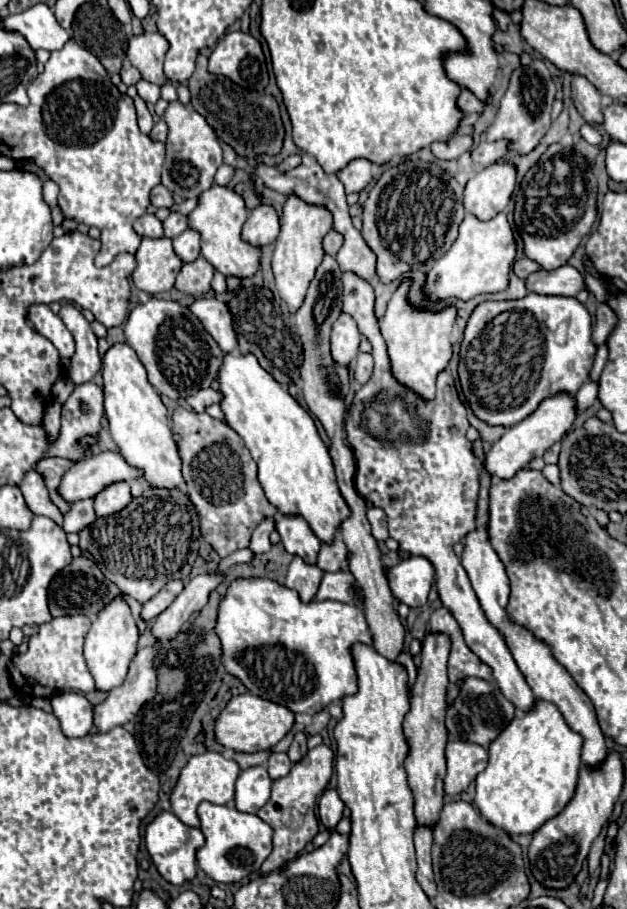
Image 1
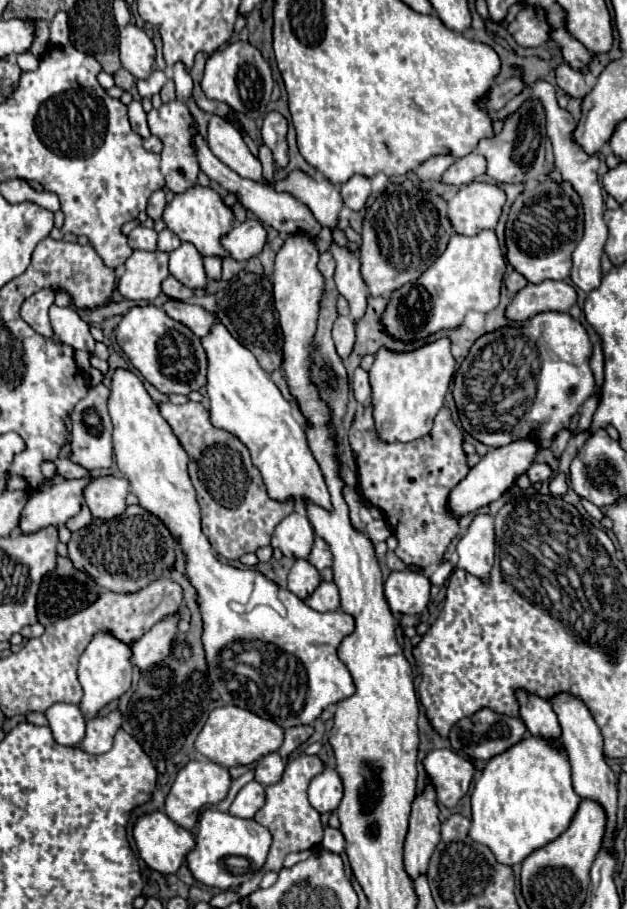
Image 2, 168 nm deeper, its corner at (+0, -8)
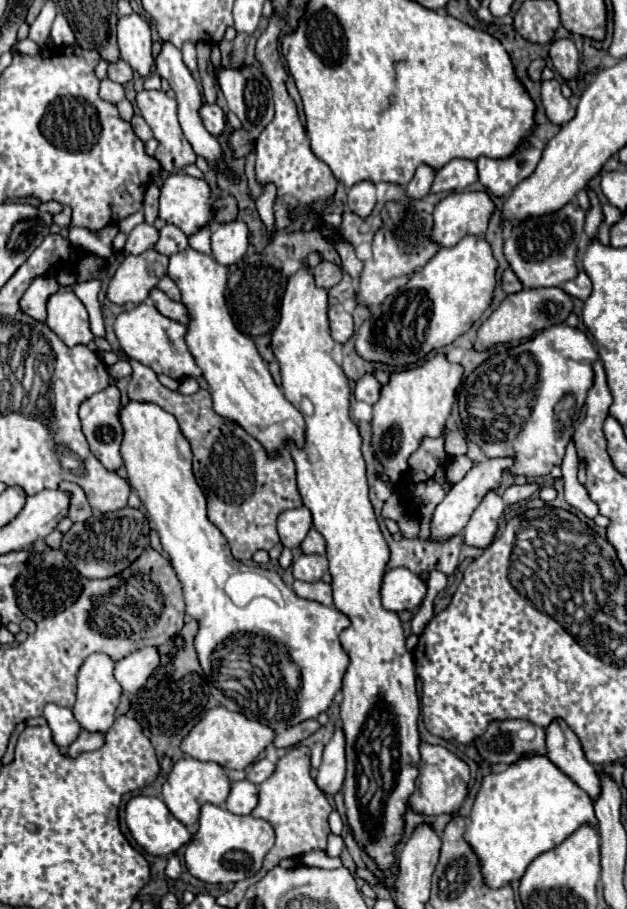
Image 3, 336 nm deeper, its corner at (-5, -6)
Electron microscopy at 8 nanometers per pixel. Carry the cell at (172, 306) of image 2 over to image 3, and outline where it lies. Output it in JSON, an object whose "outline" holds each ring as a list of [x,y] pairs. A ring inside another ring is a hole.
{"outline":[[[154,288],[154,290],[150,292],[150,298],[152,298],[154,306],[158,308],[158,312],[164,314],[166,318],[176,320],[176,322],[180,322],[180,324],[188,324],[188,322],[190,322],[190,312],[188,312],[188,308],[186,308],[182,302],[170,300],[170,298],[168,298],[162,290],[158,290],[158,288]]]}

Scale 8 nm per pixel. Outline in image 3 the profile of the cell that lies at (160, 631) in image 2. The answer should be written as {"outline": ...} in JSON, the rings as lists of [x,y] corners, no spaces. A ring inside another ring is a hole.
{"outline":[[[146,646],[118,660],[114,666],[114,676],[122,684],[124,692],[134,694],[146,684],[148,676],[158,668],[158,664],[160,664],[158,646]]]}

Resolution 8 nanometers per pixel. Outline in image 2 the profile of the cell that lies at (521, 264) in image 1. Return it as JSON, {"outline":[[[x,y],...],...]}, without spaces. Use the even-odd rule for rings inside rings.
{"outline":[[[511,272],[511,274],[505,278],[505,286],[507,286],[507,290],[509,290],[511,294],[515,294],[515,292],[519,292],[521,288],[527,286],[527,280],[525,280],[519,272]]]}

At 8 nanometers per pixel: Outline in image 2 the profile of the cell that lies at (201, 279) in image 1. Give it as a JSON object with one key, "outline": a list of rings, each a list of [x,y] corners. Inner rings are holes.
{"outline":[[[173,276],[165,278],[165,282],[161,284],[161,292],[165,292],[169,298],[173,300],[187,300],[193,296],[193,290],[185,288],[181,282],[177,282]]]}

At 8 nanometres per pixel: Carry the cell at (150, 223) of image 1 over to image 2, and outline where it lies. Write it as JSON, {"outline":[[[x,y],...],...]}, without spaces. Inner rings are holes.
{"outline":[[[137,224],[127,236],[127,242],[133,250],[157,250],[157,232],[153,228]]]}

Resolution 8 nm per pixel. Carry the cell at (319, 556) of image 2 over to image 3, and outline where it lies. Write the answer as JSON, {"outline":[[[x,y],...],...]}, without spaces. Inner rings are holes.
{"outline":[[[312,528],[308,532],[308,536],[304,538],[300,548],[302,548],[304,554],[320,554],[320,556],[324,556],[326,554],[326,540],[324,540],[324,536],[316,528]]]}

